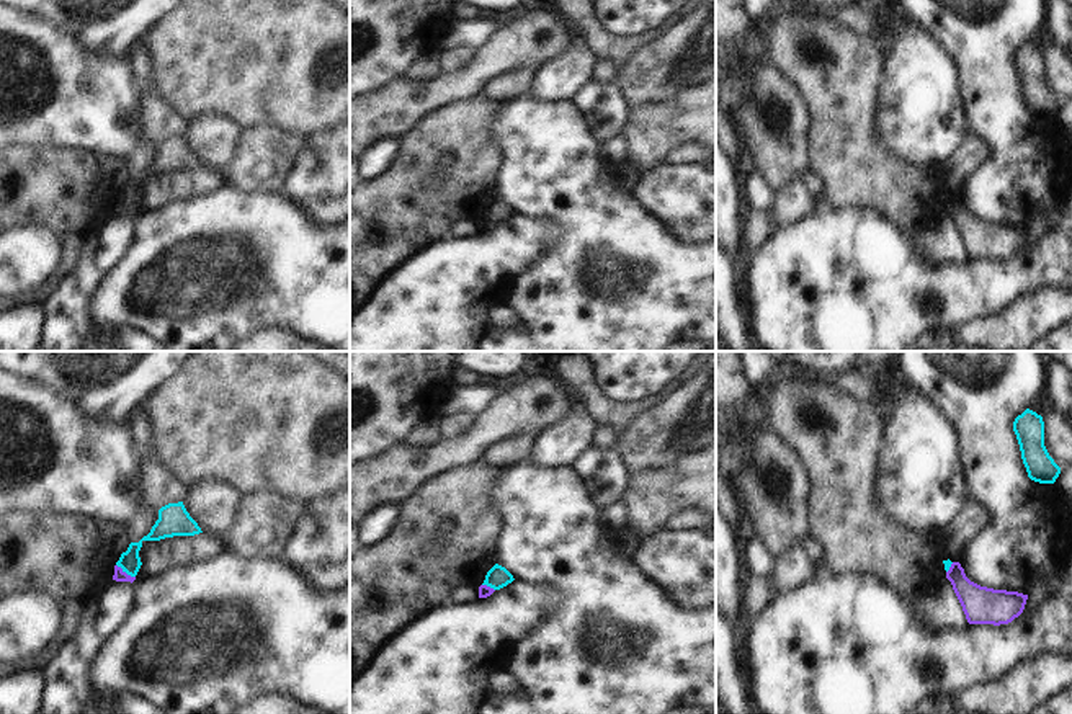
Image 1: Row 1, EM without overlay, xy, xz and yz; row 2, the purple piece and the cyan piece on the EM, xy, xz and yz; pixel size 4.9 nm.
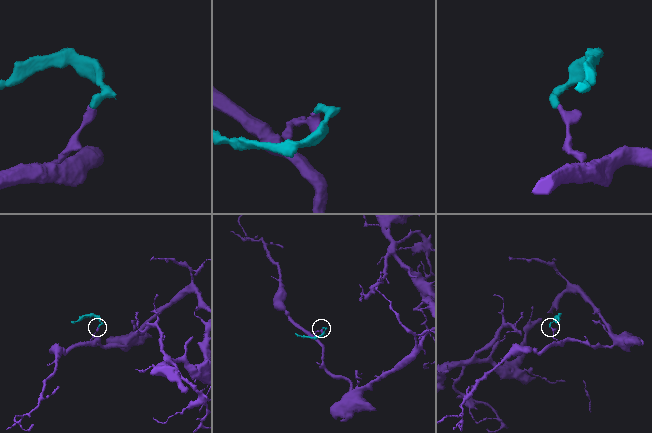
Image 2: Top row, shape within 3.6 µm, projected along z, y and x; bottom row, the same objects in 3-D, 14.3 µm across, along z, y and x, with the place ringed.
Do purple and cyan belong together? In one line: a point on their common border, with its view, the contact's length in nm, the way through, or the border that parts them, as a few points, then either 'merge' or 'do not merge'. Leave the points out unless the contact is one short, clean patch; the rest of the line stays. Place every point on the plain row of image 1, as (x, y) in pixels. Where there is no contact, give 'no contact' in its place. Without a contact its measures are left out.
contact xy (125, 206); length 120 nm; border xy (116, 198), (134, 211); do not merge

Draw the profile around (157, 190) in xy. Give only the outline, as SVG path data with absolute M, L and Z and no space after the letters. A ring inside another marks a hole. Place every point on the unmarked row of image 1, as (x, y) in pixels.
M199 167L160 175L142 175L141 203L136 211L155 211L160 206L186 201L219 190L224 183L217 170Z

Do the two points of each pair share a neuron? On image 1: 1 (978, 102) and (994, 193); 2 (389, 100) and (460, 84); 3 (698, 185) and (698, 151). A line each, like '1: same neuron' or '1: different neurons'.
1: same neuron
2: same neuron
3: different neurons

